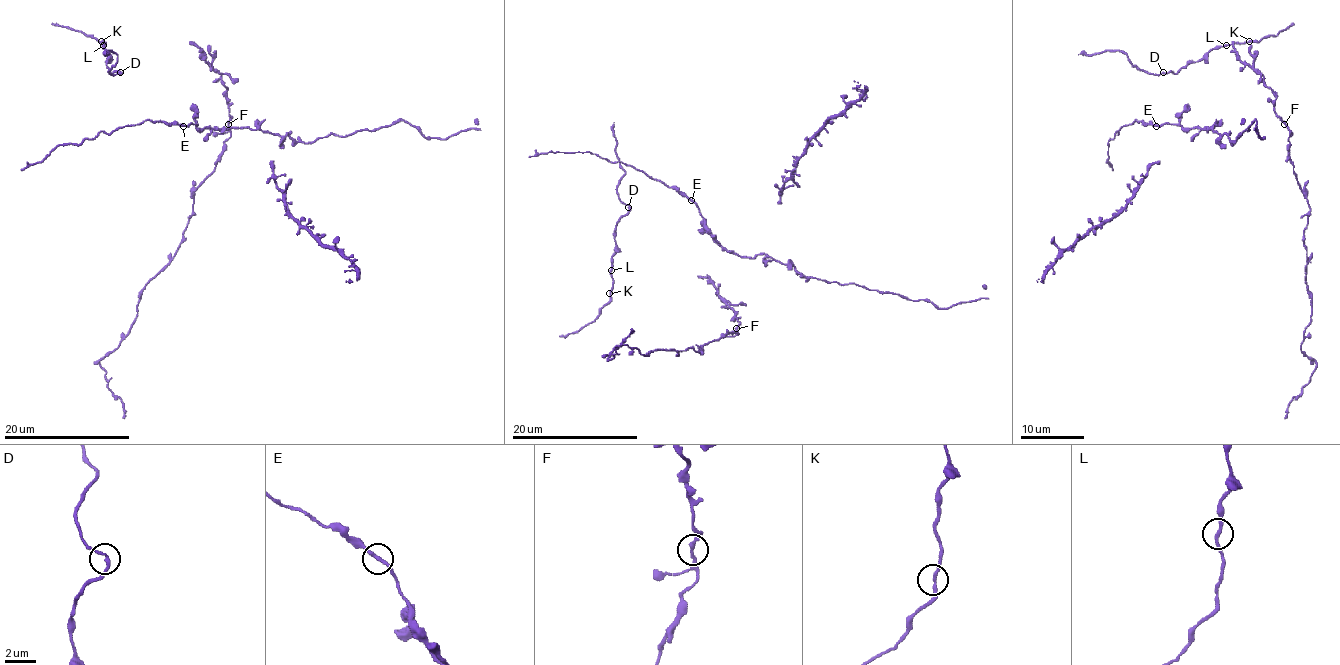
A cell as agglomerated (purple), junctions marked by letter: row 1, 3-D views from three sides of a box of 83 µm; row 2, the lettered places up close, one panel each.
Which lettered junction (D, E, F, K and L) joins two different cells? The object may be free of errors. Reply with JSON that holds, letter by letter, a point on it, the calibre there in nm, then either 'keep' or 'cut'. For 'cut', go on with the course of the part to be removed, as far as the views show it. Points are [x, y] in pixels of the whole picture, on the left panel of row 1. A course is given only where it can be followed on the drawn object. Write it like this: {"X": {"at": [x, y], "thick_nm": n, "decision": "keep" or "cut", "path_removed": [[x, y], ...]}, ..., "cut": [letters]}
{"D": {"at": [120, 72], "thick_nm": 180, "decision": "keep"}, "E": {"at": [183, 126], "thick_nm": 220, "decision": "keep"}, "F": {"at": [228, 124], "thick_nm": 200, "decision": "keep"}, "K": {"at": [101, 41], "thick_nm": 200, "decision": "keep"}, "L": {"at": [103, 45], "thick_nm": 200, "decision": "keep"}, "cut": []}

